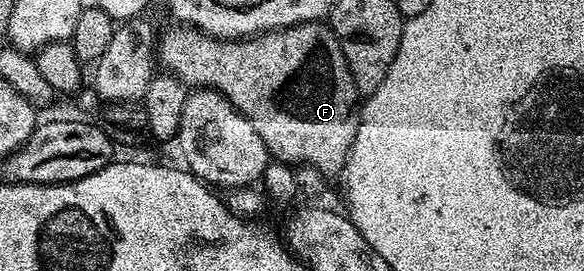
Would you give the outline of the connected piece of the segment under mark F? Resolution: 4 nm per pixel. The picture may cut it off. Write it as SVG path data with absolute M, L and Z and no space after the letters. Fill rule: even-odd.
M319 20L316 22L301 22L300 24L296 24L295 26L286 26L283 30L268 30L265 34L255 34L249 38L240 38L237 40L227 40L225 38L214 38L210 34L204 34L200 30L195 30L194 27L188 26L185 24L174 24L171 25L171 30L167 32L166 35L163 36L162 39L157 39L156 42L156 58L159 62L162 61L163 71L169 72L173 77L176 77L181 80L182 85L187 88L205 88L210 92L217 92L222 95L223 98L229 100L229 102L239 110L246 118L250 119L253 122L254 127L256 128L256 132L260 132L260 140L264 140L264 144L266 145L267 150L270 151L271 159L284 162L287 164L293 164L295 167L299 166L310 166L313 170L319 170L322 174L327 176L333 176L333 174L341 175L346 168L346 161L348 160L348 156L350 155L350 149L352 148L352 144L356 140L356 132L358 131L358 119L360 117L360 95L358 93L358 89L356 88L356 84L352 80L352 72L348 68L348 64L344 60L344 52L340 48L340 40L338 37L334 35L333 30L330 29L329 25L325 21Z

